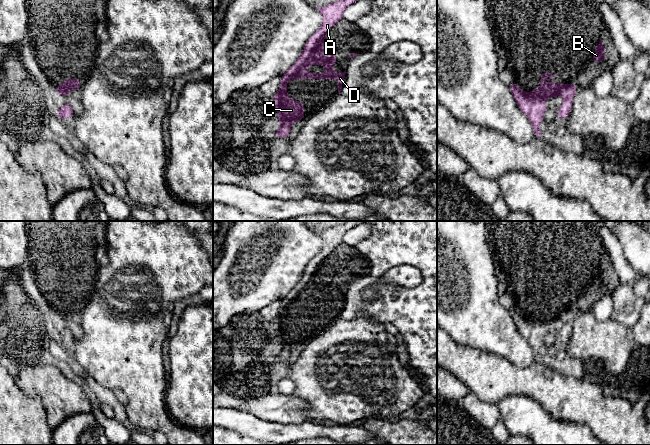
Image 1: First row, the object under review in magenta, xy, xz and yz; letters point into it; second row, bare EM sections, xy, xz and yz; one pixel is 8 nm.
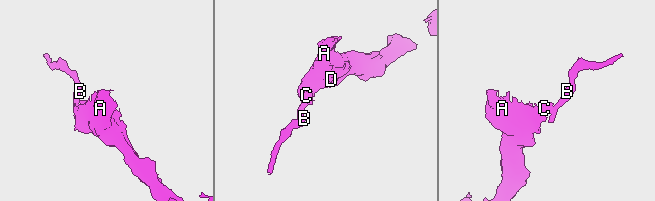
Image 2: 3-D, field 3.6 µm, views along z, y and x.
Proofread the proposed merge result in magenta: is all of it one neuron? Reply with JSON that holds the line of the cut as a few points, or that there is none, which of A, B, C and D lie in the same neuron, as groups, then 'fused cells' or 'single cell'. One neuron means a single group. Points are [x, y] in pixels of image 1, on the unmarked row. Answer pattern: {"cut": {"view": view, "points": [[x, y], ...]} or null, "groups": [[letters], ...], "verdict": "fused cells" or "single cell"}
{"cut": {"view": "xz", "points": [[292, 346], [285, 345], [280, 348]]}, "groups": [["A", "C", "D"], ["B"]], "verdict": "fused cells"}

